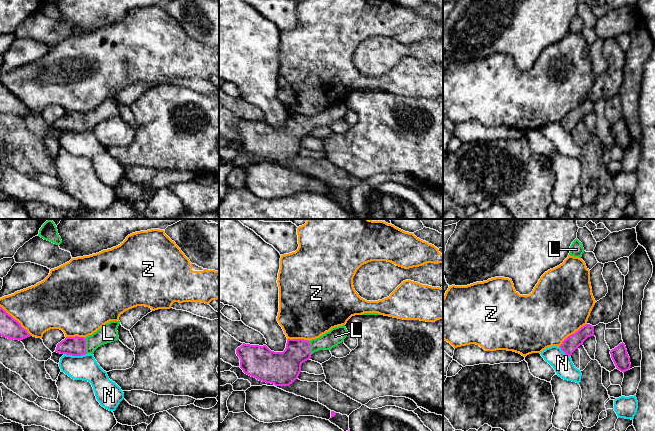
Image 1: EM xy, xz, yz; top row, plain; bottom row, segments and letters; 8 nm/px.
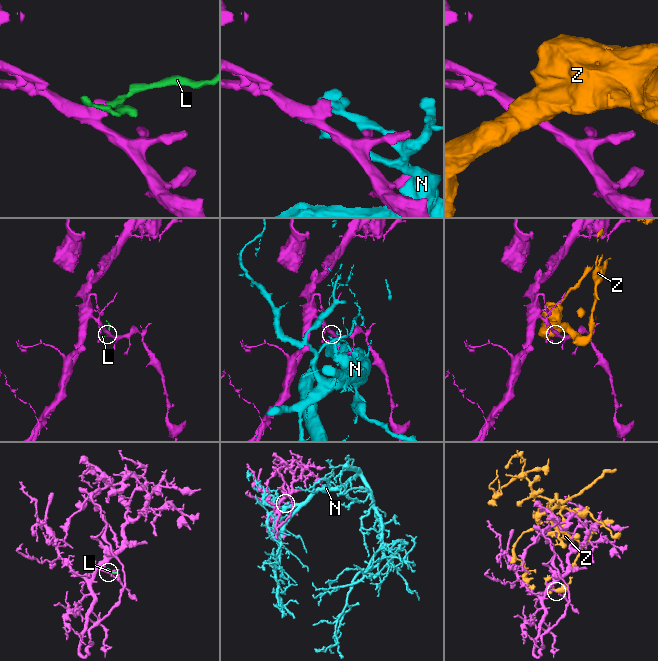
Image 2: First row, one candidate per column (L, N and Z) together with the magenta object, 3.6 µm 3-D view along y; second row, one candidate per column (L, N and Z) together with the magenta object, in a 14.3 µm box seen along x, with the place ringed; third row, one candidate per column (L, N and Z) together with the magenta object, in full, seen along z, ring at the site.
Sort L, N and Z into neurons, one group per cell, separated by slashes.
L / N / Z

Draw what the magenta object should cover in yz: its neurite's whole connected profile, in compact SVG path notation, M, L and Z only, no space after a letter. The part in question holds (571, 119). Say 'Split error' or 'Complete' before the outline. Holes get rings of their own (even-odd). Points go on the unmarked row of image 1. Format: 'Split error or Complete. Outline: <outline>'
Complete. Outline: M586 100L574 110L568 112L560 121L561 126L568 132L578 125L580 121L588 114L594 112L594 102Z

